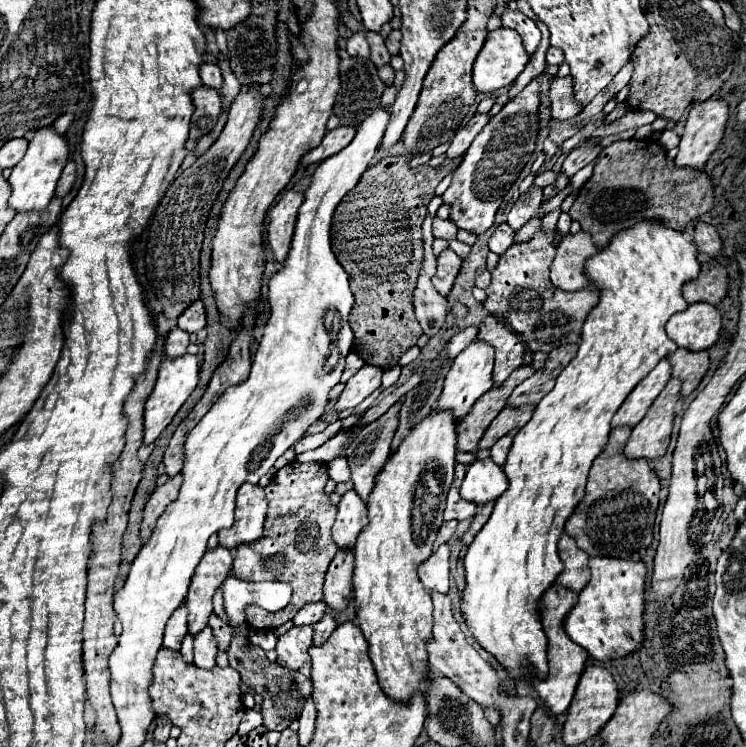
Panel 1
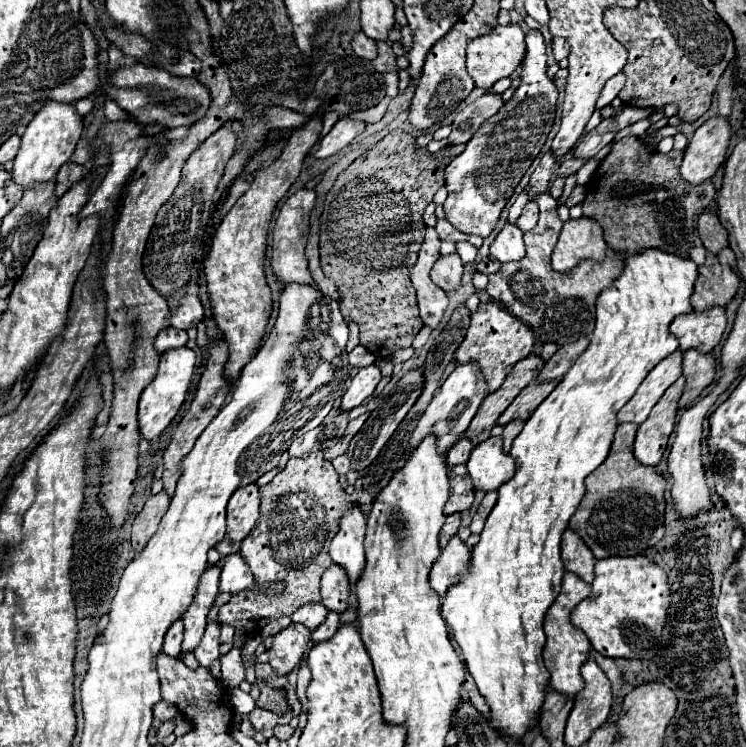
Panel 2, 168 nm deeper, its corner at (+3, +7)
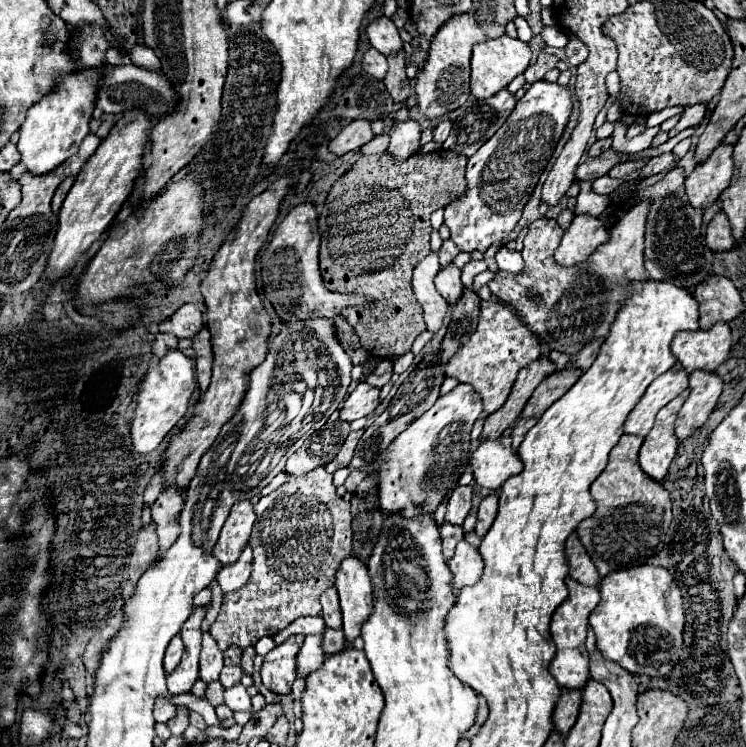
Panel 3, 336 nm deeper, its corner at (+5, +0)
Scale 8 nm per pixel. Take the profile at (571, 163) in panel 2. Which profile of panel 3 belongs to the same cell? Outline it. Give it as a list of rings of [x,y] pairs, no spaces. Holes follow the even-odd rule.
[[[606,150],[604,154],[600,154],[600,156],[594,156],[594,158],[586,158],[586,162],[582,162],[582,164],[578,164],[578,168],[576,168],[576,180],[578,182],[582,182],[582,180],[596,180],[598,176],[604,176],[604,174],[608,174],[608,170],[612,168],[612,166],[616,166],[618,162],[624,162],[624,160],[628,160],[628,156],[624,156],[622,154],[622,158],[618,156],[618,152],[616,150]]]

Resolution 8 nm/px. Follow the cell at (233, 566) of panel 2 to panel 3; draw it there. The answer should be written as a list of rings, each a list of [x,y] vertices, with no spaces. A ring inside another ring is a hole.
[[[248,546],[234,564],[226,564],[220,568],[216,582],[220,584],[222,594],[228,594],[228,592],[242,588],[250,578],[250,570],[252,570],[252,550]]]

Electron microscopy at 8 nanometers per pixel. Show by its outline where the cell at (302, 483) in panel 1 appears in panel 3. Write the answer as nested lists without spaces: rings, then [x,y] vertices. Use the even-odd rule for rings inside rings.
[[[322,466],[314,468],[312,472],[304,474],[304,476],[288,476],[288,480],[276,488],[274,492],[270,492],[268,496],[262,496],[258,504],[254,504],[254,512],[256,512],[256,524],[252,528],[252,536],[250,536],[250,548],[254,552],[254,568],[252,568],[252,576],[248,580],[246,586],[242,586],[238,592],[232,592],[232,596],[224,596],[224,602],[222,602],[222,608],[220,608],[220,614],[216,618],[216,622],[212,624],[210,628],[210,634],[212,638],[218,642],[218,648],[224,652],[230,644],[236,644],[240,648],[248,648],[248,646],[254,646],[262,636],[274,636],[276,632],[284,630],[290,622],[294,622],[296,618],[300,616],[318,616],[320,614],[320,594],[334,586],[334,572],[338,570],[338,564],[342,562],[342,558],[346,558],[350,552],[352,552],[352,514],[350,514],[350,502],[346,502],[344,498],[340,498],[336,494],[336,486],[332,482],[332,474],[328,474]]]

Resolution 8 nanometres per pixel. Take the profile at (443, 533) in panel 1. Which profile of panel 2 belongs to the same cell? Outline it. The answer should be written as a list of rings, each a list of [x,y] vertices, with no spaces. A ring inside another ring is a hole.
[[[460,513],[448,515],[446,523],[444,523],[442,531],[440,531],[440,545],[444,547],[450,541],[450,537],[454,537],[458,533],[458,529],[460,529]]]

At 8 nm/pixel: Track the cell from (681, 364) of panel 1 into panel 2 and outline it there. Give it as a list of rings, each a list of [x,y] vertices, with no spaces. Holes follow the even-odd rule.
[[[694,349],[684,351],[684,377],[686,377],[686,389],[680,399],[680,409],[686,409],[702,395],[702,391],[712,383],[716,375],[716,359],[708,353],[702,355]]]

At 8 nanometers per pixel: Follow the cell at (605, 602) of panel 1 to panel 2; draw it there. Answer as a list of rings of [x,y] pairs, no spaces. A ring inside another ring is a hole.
[[[646,555],[608,557],[596,563],[592,595],[576,605],[572,623],[590,639],[592,647],[604,657],[624,657],[646,661],[652,657],[656,643],[666,627],[672,591],[668,575]]]

